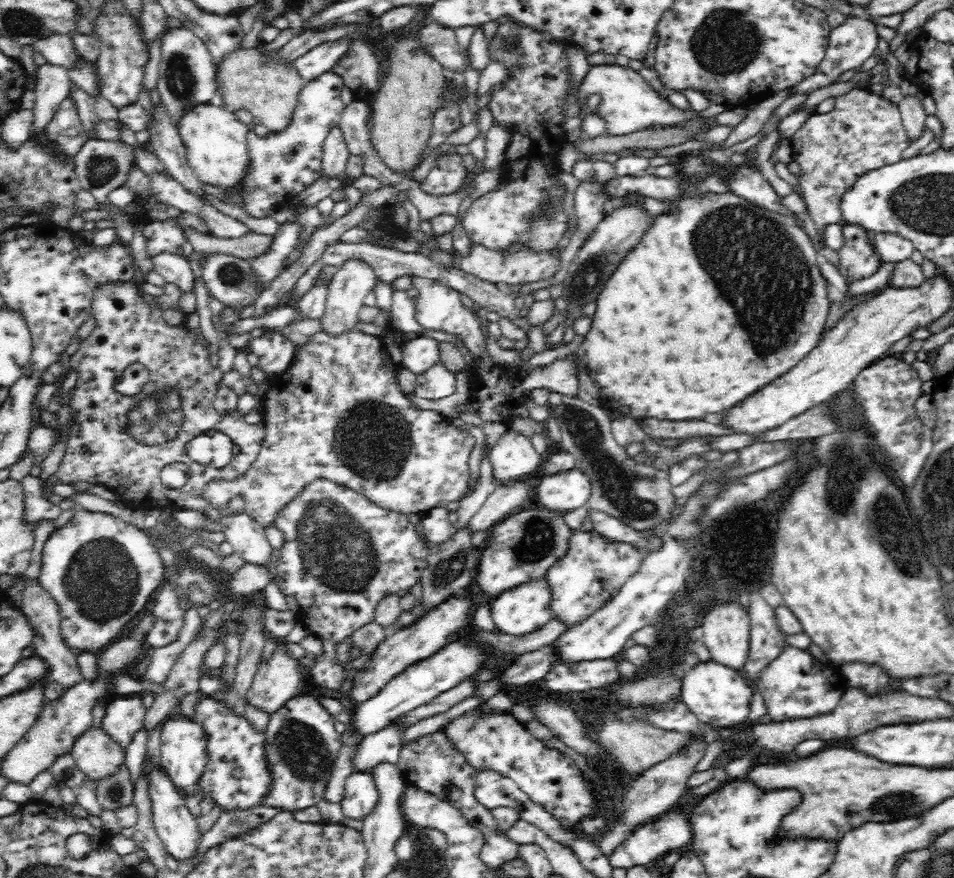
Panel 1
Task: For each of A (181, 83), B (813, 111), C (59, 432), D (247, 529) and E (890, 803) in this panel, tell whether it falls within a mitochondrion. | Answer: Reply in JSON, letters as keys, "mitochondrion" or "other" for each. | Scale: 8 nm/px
{"A":"mitochondrion","B":"other","C":"other","D":"other","E":"mitochondrion"}

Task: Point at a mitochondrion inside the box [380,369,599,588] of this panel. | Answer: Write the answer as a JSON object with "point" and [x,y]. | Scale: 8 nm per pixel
{"point":[539,538]}

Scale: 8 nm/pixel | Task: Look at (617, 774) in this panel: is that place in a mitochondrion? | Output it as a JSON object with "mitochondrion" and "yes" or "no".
{"mitochondrion":"no"}

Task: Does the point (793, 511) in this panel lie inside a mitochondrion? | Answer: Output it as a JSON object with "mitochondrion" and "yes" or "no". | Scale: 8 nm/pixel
{"mitochondrion":"no"}

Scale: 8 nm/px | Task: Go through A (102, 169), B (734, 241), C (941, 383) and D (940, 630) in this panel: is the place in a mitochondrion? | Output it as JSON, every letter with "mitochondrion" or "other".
{"A":"mitochondrion","B":"mitochondrion","C":"other","D":"other"}

